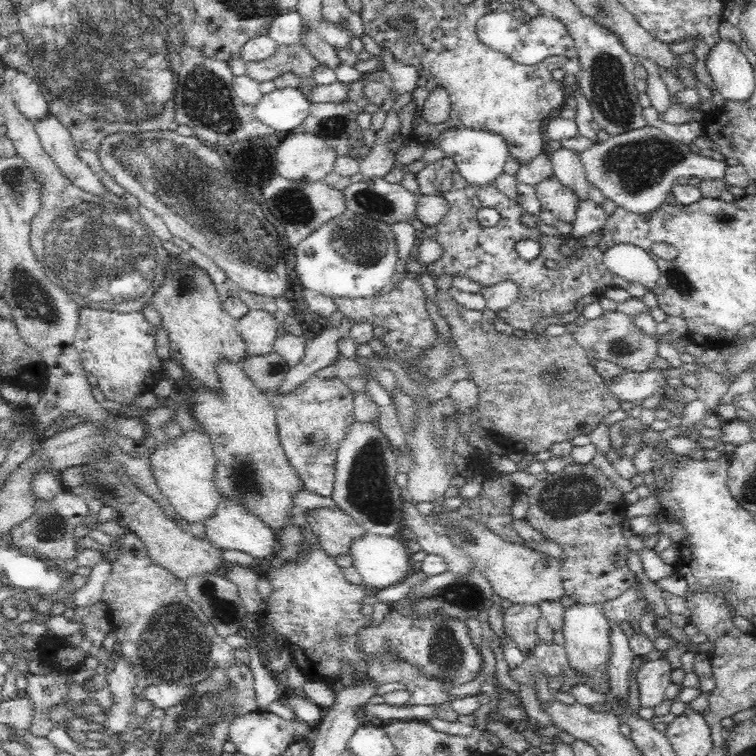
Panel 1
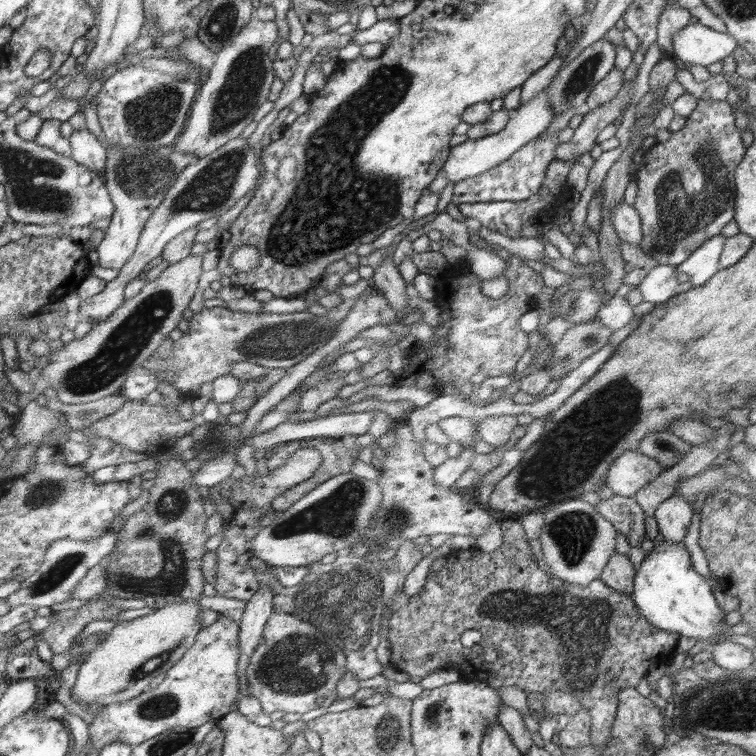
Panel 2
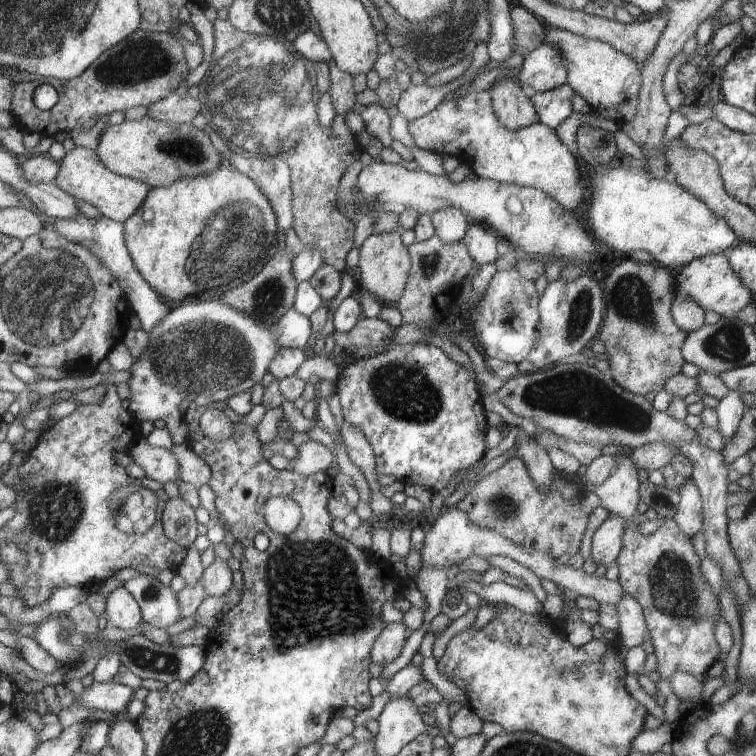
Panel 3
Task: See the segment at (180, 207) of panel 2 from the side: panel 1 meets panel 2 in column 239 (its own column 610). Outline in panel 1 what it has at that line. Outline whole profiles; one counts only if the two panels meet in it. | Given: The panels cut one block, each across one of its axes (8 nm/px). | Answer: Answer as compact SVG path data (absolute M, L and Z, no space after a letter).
M652 126L611 137L606 142L596 142L593 147L580 153L580 159L589 185L596 187L606 199L614 201L616 207L638 215L650 215L654 210L660 209L668 199L678 178L725 179L726 168L729 166L725 161L694 154L689 146L674 142L662 130Z

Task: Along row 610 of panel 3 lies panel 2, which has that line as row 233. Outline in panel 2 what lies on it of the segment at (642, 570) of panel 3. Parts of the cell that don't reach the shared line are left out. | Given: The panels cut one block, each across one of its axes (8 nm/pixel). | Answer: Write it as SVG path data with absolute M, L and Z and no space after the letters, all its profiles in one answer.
M697 99L696 108L692 111L692 114L686 120L685 126L679 132L672 133L672 136L666 142L656 142L650 141L646 148L644 156L638 169L635 172L634 178L636 179L636 201L634 201L634 209L639 213L641 217L641 227L643 230L643 239L640 244L640 248L652 256L659 265L669 265L669 266L679 266L683 265L685 261L699 248L703 242L706 242L709 238L713 236L720 235L724 226L726 226L734 218L735 210L735 195L736 186L734 186L734 172L736 167L742 159L744 159L744 154L746 153L746 146L740 136L740 131L736 128L736 116L732 113L732 106L730 106L726 101L712 101L712 100L702 100Z

